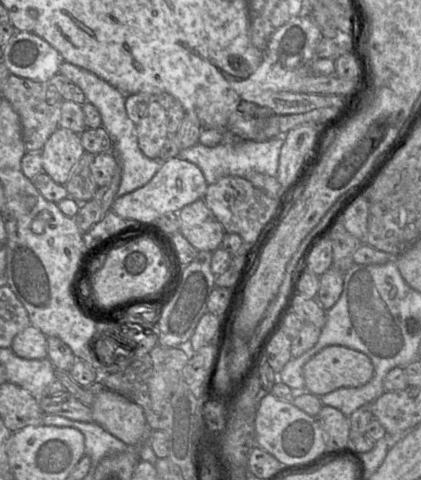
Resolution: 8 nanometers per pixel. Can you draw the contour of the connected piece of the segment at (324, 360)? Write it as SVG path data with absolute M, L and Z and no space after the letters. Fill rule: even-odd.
M339 345L325 347L303 366L305 388L318 397L342 387L361 387L373 375L367 355Z

